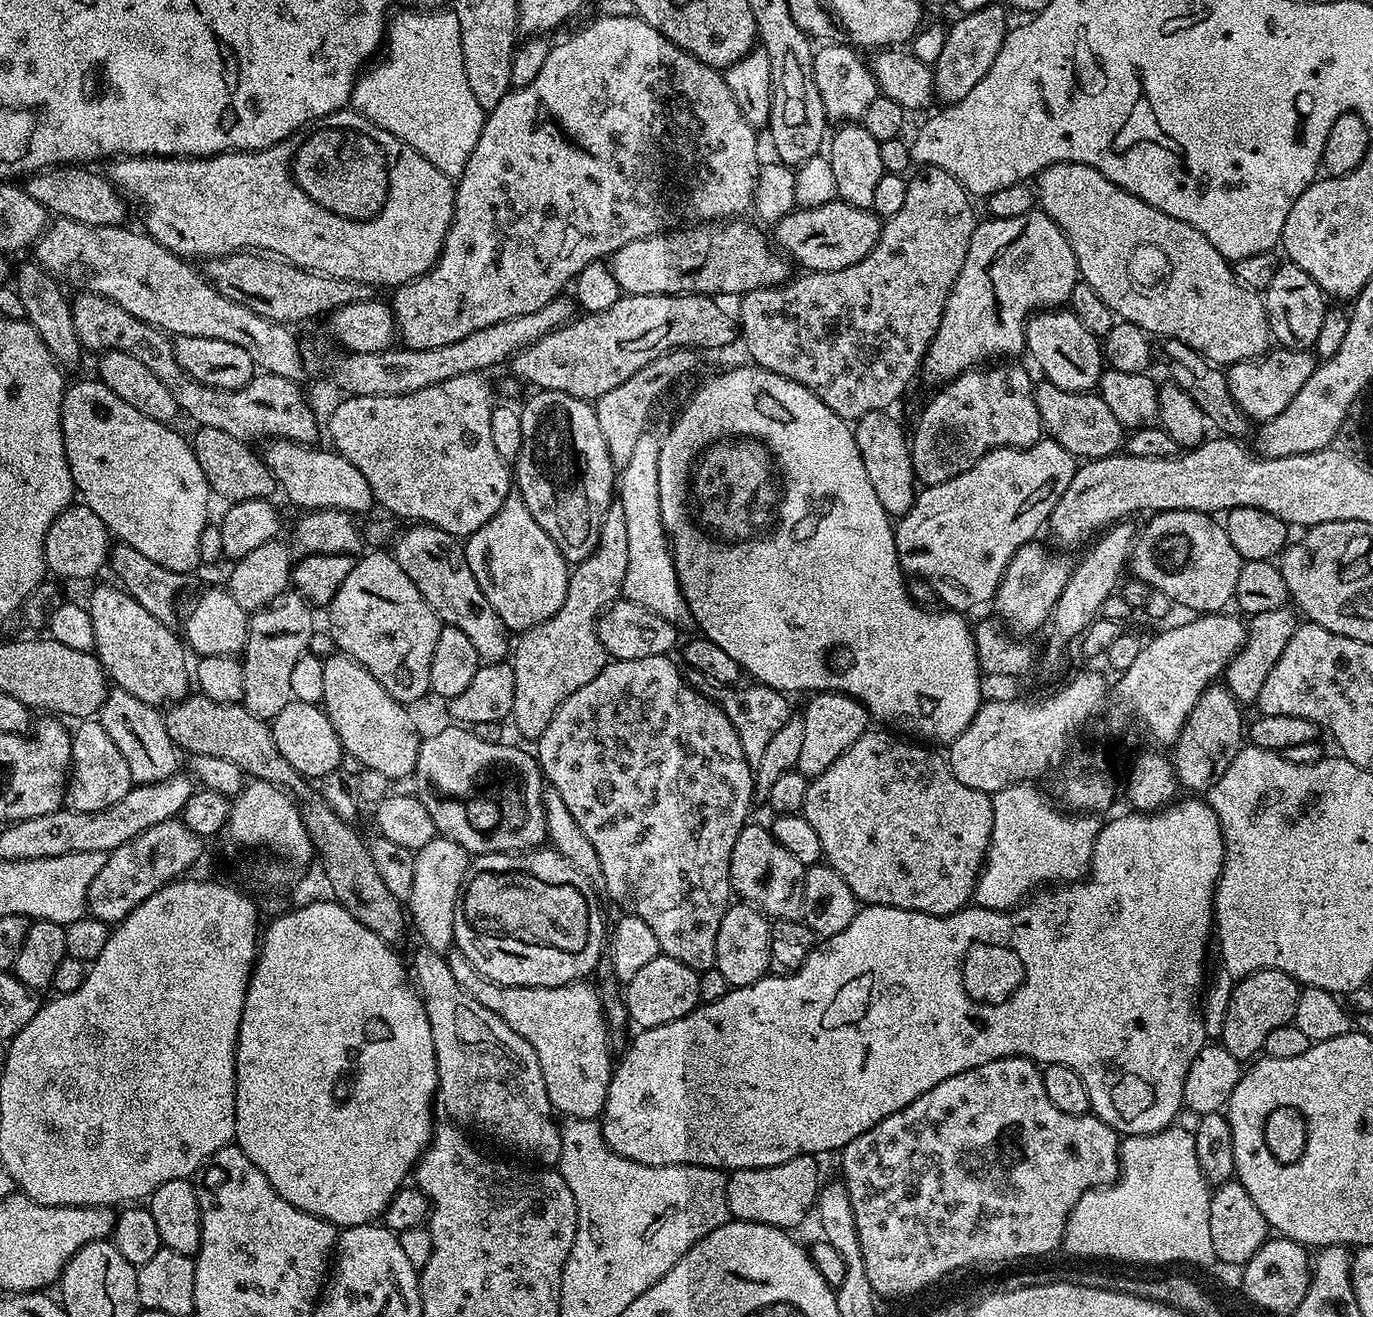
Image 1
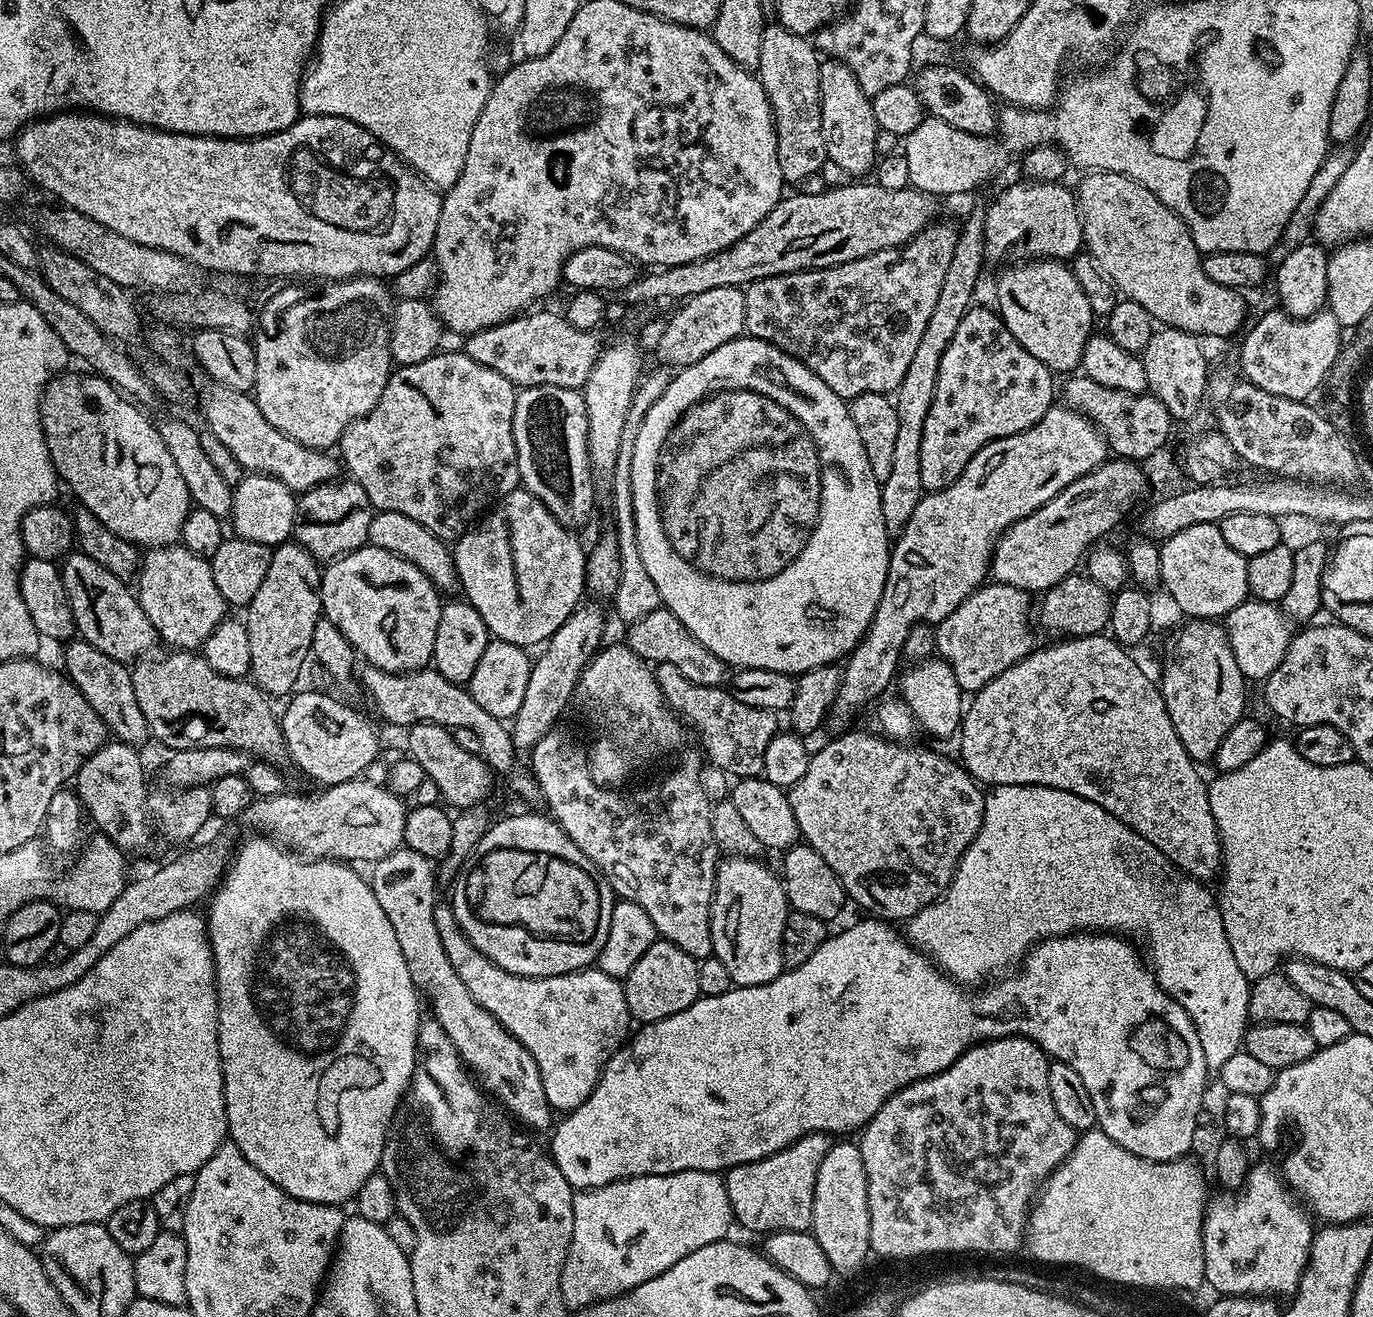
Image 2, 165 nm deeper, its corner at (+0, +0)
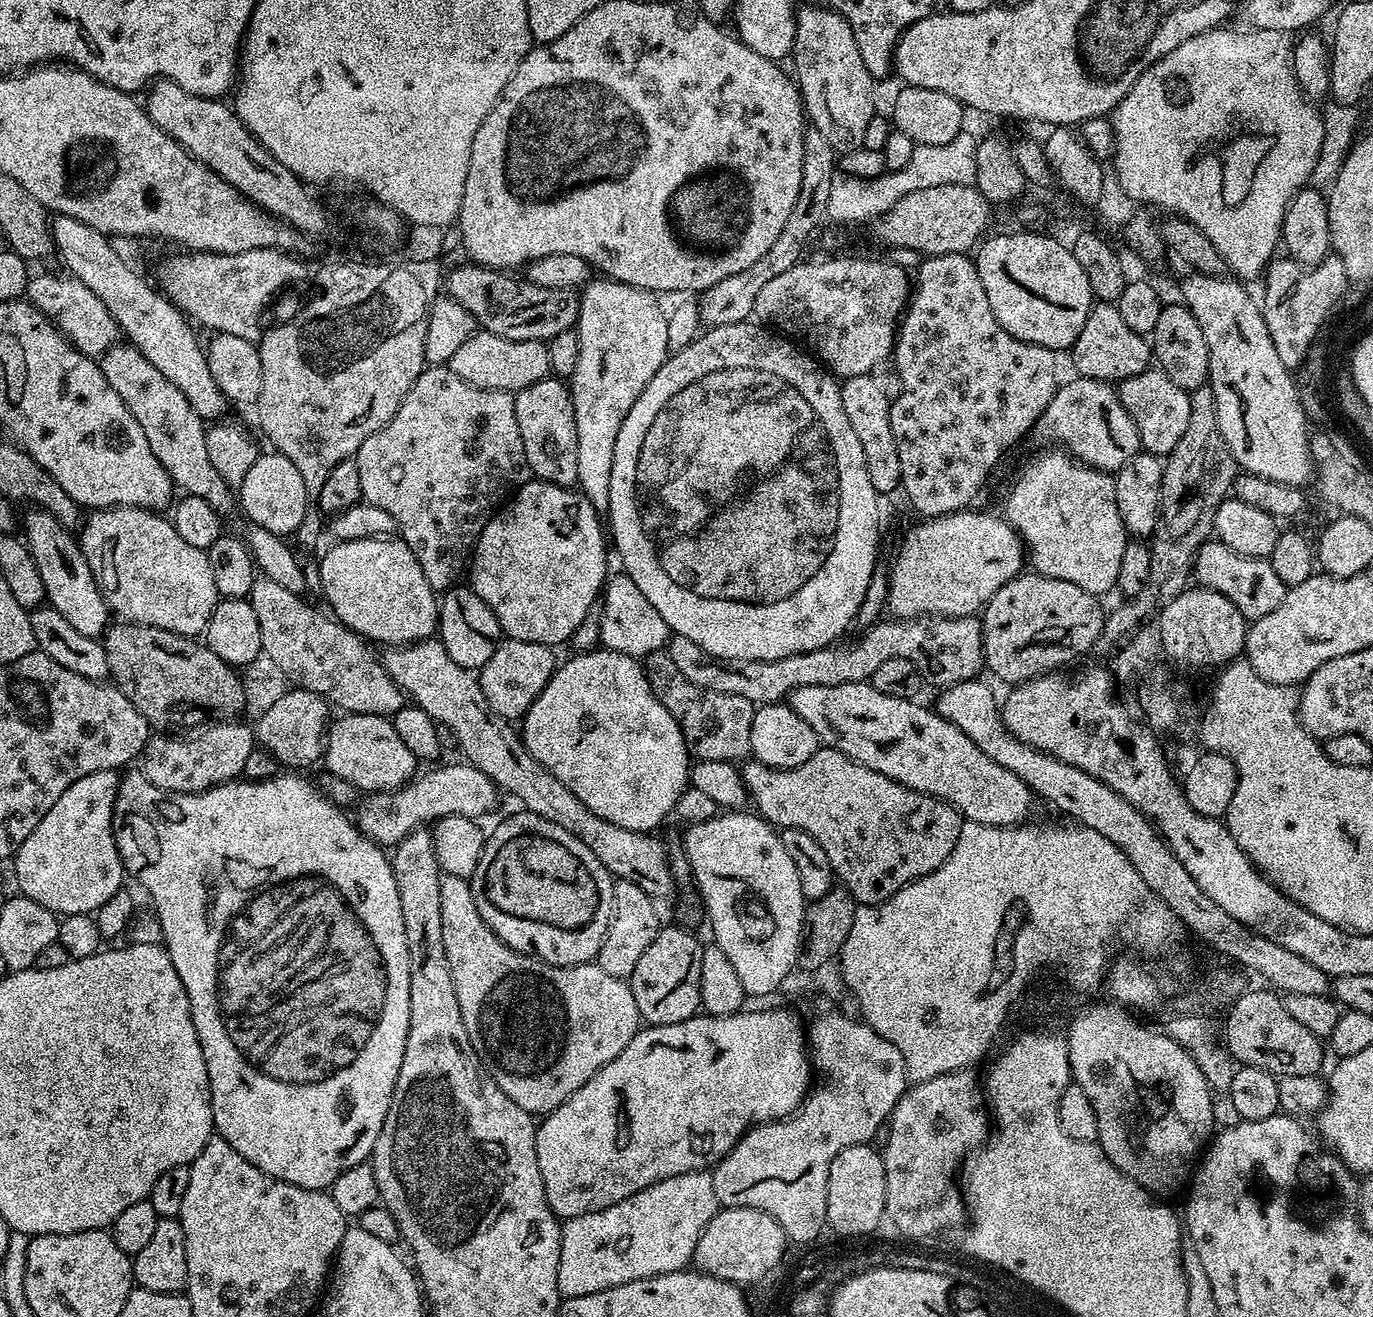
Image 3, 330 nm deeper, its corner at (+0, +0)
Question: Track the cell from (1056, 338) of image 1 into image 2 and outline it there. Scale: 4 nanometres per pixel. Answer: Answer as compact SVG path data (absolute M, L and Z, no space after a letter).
M1033 258L1008 267L1012 268L1006 269L996 284L995 307L1000 319L1021 346L1030 350L1052 373L1075 373L1084 359L1086 342L1094 332L1090 302L1086 302L1078 278L1074 278L1067 263L1058 260Z

